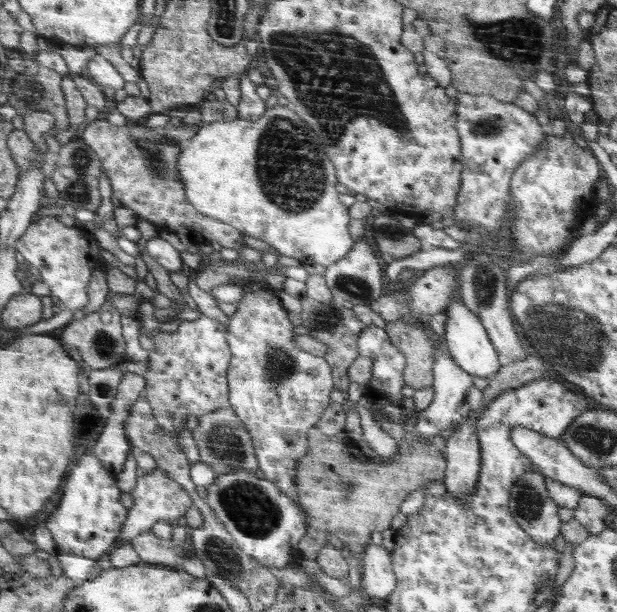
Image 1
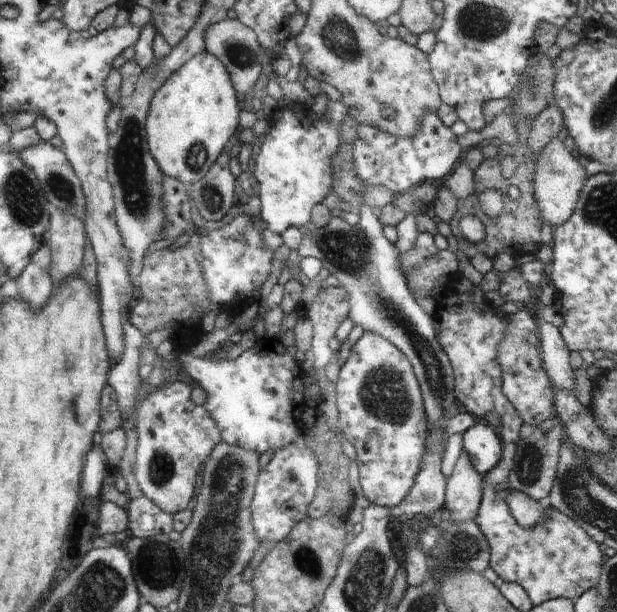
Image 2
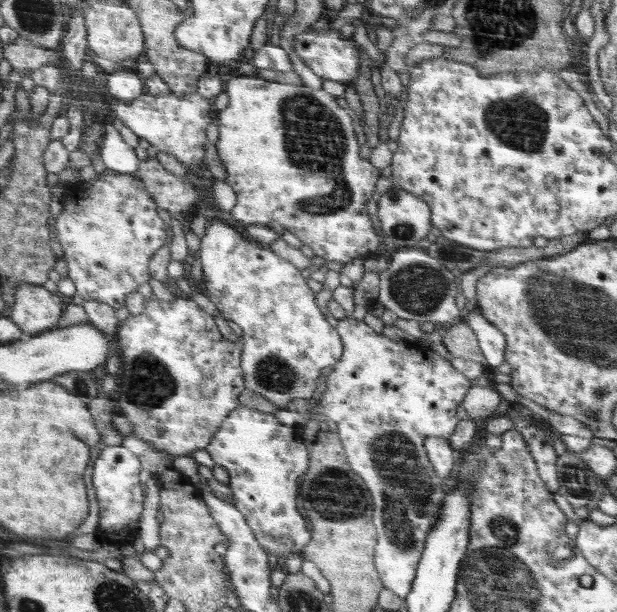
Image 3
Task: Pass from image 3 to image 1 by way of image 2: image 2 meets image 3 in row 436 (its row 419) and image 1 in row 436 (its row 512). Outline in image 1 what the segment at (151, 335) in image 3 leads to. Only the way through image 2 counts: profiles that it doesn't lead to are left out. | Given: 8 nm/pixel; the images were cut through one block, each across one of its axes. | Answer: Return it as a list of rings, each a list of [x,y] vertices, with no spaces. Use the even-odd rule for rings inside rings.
[[[201,316],[193,322],[183,321],[178,324],[178,330],[173,334],[160,331],[150,340],[154,347],[149,351],[149,360],[146,360],[148,372],[143,376],[146,400],[161,429],[179,446],[175,432],[186,424],[188,414],[201,417],[206,412],[230,407],[228,369],[231,368],[231,345],[228,343],[228,322],[217,322],[216,318]]]

